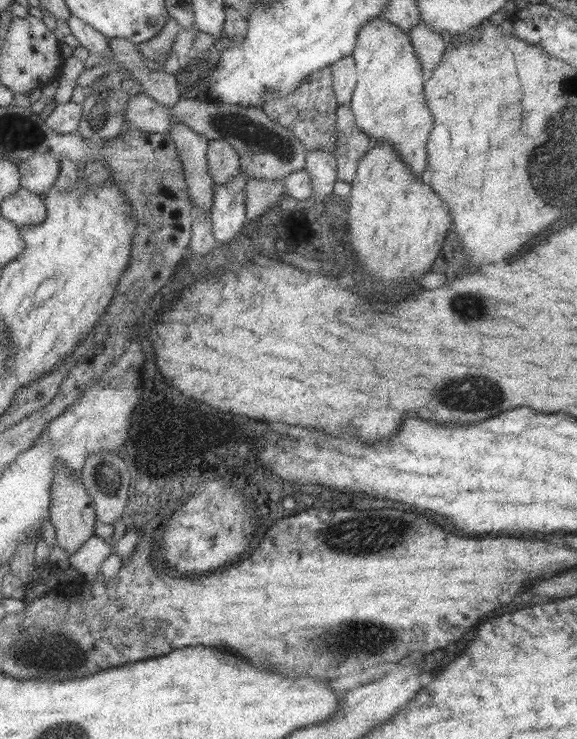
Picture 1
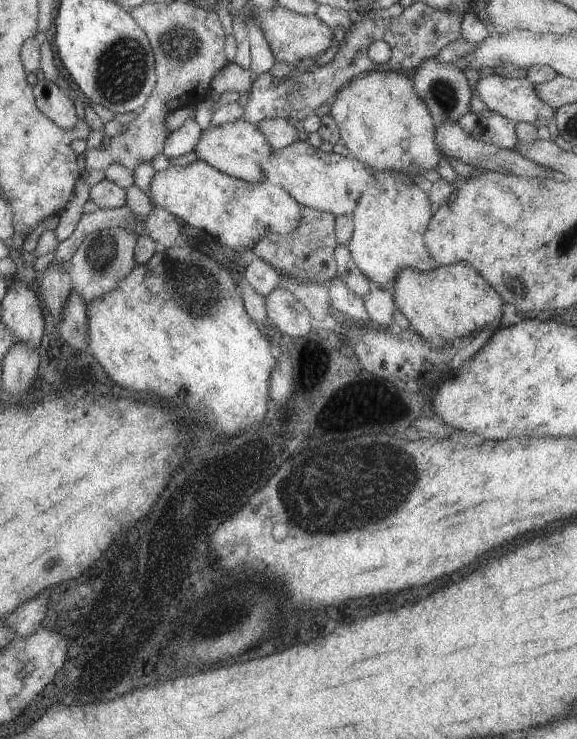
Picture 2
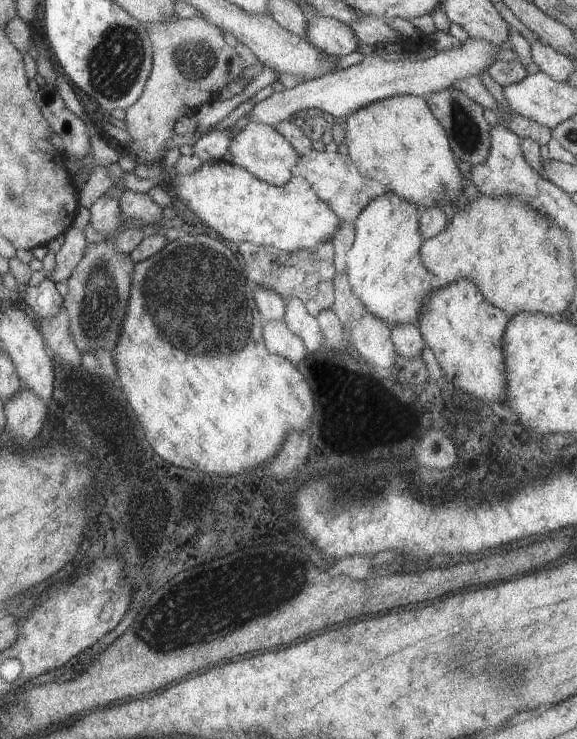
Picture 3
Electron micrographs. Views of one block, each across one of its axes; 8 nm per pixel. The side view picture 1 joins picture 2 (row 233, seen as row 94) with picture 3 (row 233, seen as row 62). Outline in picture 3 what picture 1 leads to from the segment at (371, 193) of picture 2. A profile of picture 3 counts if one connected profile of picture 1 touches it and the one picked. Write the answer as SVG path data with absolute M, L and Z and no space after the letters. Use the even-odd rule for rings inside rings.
M387 191L373 198L353 223L354 238L345 256L345 274L351 292L369 312L389 327L418 324L421 302L434 289L434 277L421 264L419 250L423 242L419 234L420 210L403 198Z

